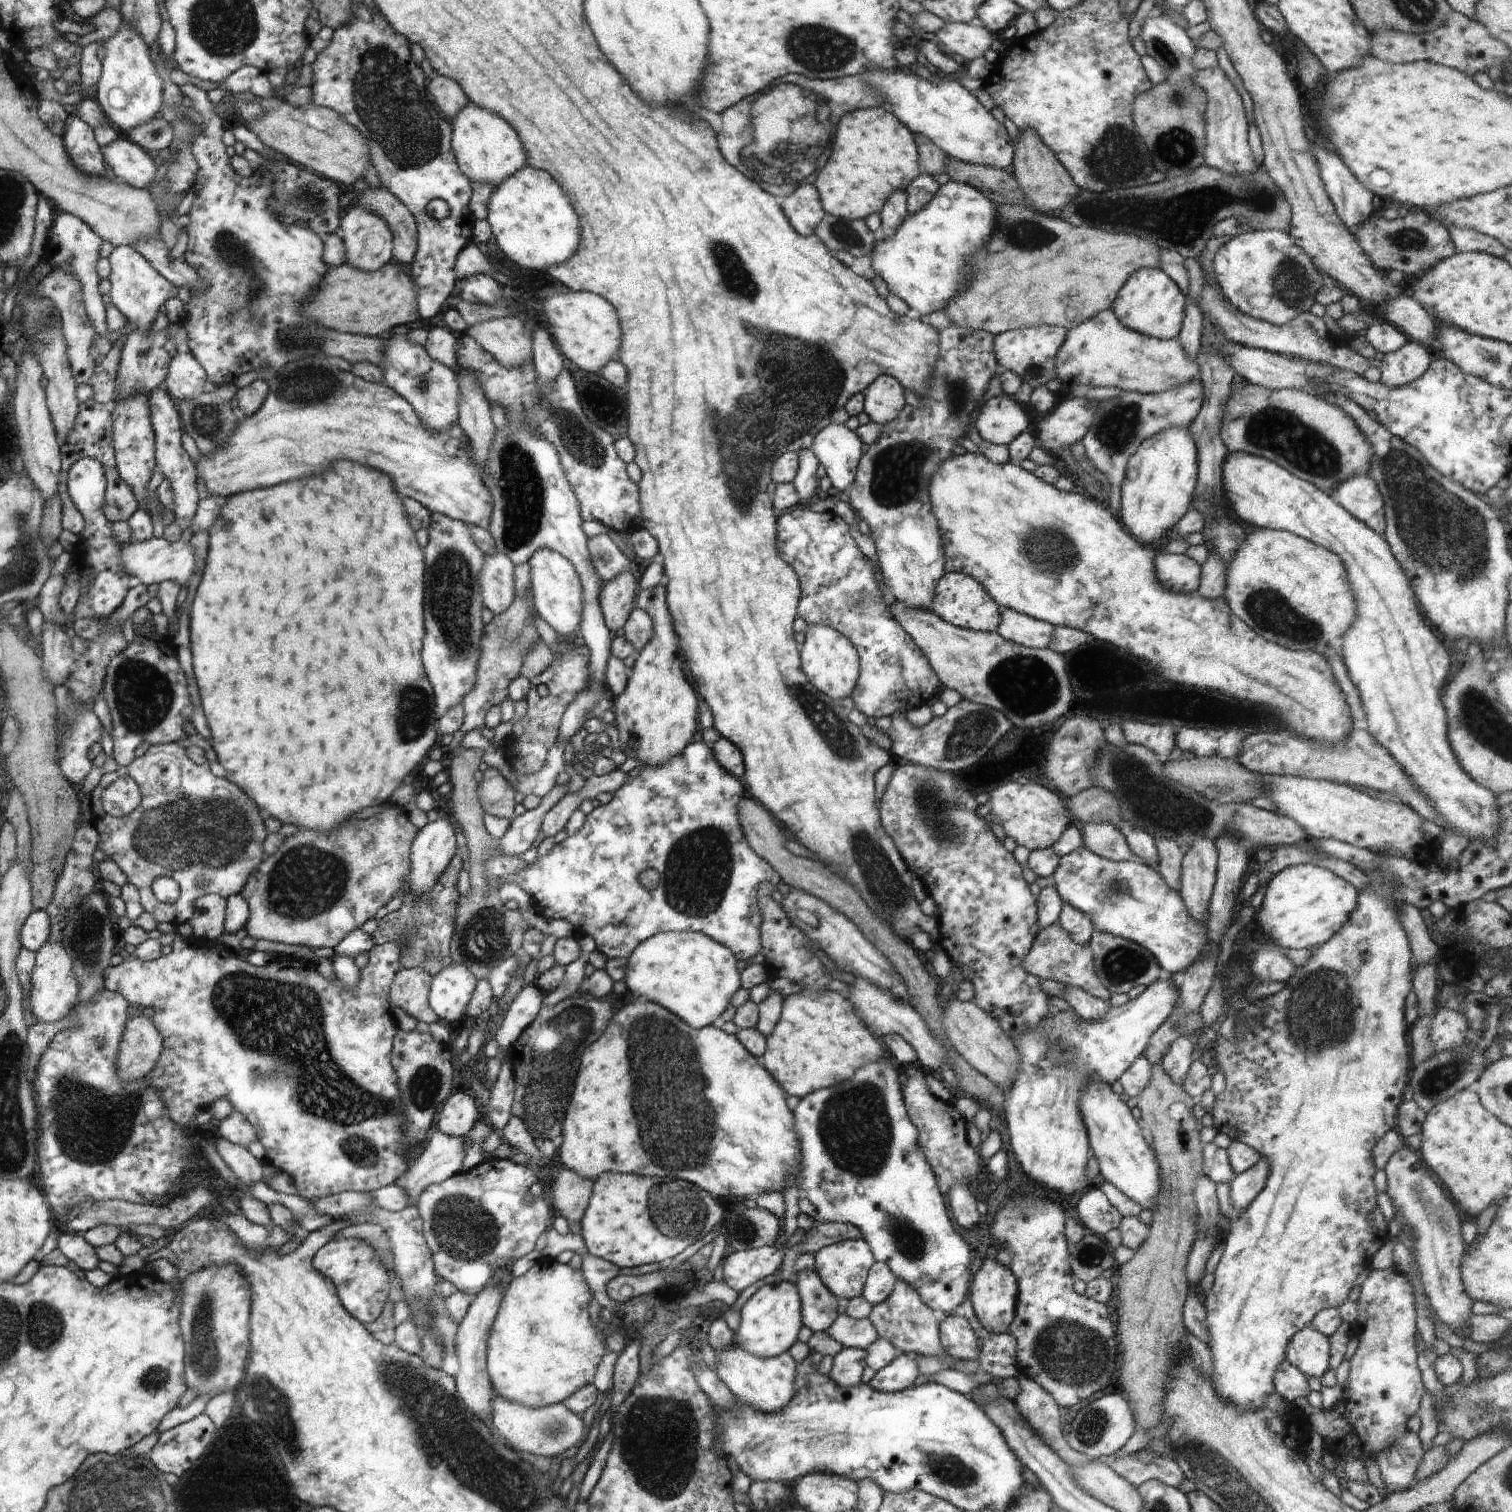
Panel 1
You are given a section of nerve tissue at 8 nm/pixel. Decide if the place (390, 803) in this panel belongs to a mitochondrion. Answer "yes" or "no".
no

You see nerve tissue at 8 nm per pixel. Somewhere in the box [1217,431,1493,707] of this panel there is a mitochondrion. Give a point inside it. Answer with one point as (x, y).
(1271, 610)

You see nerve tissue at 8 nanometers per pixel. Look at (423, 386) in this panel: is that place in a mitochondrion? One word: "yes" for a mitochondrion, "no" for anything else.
yes

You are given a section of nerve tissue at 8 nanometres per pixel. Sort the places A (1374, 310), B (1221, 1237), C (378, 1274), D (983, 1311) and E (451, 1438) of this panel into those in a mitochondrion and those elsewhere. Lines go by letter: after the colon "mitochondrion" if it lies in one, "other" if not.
A: other
B: other
C: other
D: other
E: mitochondrion

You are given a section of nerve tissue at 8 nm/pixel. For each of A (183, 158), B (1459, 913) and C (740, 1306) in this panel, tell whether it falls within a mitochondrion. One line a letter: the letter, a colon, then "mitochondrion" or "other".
A: mitochondrion
B: other
C: other

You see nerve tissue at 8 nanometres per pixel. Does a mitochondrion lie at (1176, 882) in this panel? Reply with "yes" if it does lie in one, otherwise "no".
no

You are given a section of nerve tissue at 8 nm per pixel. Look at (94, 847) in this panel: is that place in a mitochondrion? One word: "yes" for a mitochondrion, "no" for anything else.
no

